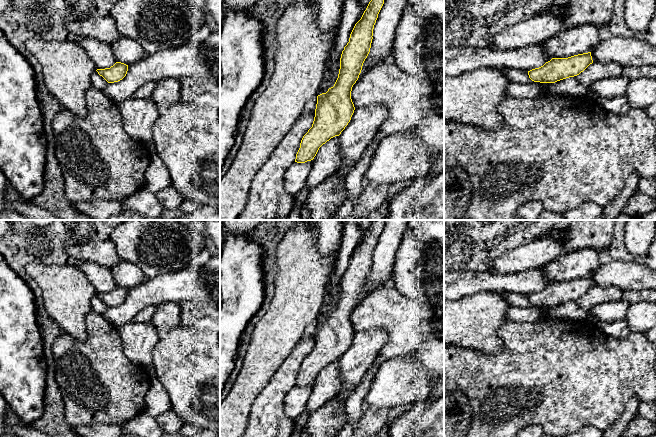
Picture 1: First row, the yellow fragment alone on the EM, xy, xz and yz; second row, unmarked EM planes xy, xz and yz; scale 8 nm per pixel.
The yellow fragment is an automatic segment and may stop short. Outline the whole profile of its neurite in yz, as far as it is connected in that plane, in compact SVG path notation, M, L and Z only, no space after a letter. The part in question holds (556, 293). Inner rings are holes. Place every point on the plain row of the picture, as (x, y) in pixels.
M591 276L568 282L552 282L543 290L528 295L528 299L534 306L555 307L579 299L592 287Z

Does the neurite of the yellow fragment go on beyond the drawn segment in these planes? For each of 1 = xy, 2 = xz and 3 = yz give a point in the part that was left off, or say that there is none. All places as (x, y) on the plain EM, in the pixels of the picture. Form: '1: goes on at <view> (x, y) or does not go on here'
1: does not go on here
2: does not go on here
3: does not go on here

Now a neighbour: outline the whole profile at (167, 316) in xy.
M166 302L154 305L156 310L151 318L151 323L160 334L180 326L181 305L174 302Z

